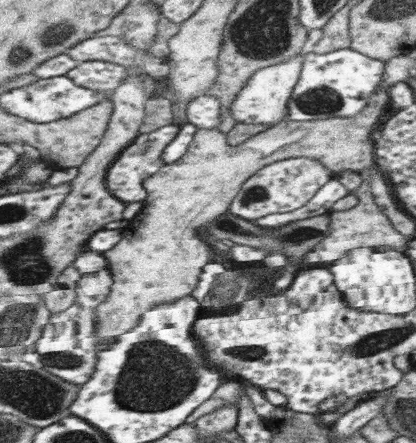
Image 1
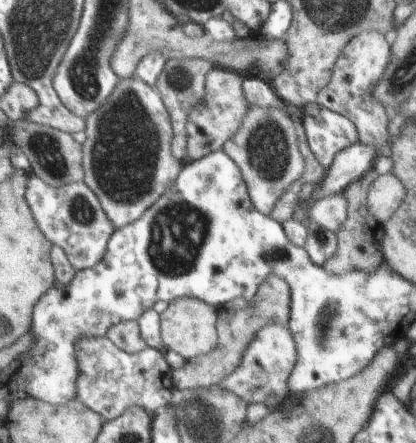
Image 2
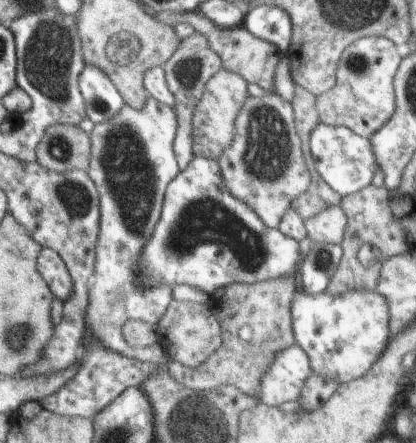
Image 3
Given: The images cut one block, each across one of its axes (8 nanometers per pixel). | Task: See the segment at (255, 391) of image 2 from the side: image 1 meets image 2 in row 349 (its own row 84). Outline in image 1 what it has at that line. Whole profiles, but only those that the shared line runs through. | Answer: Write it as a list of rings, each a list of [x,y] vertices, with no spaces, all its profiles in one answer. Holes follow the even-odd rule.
[[[297,56],[295,60],[287,60],[285,64],[277,64],[255,72],[251,80],[245,84],[245,88],[239,92],[237,100],[231,104],[233,118],[239,124],[263,124],[269,128],[275,128],[281,120],[287,120],[289,100],[301,76],[301,66],[303,66],[303,56]]]

